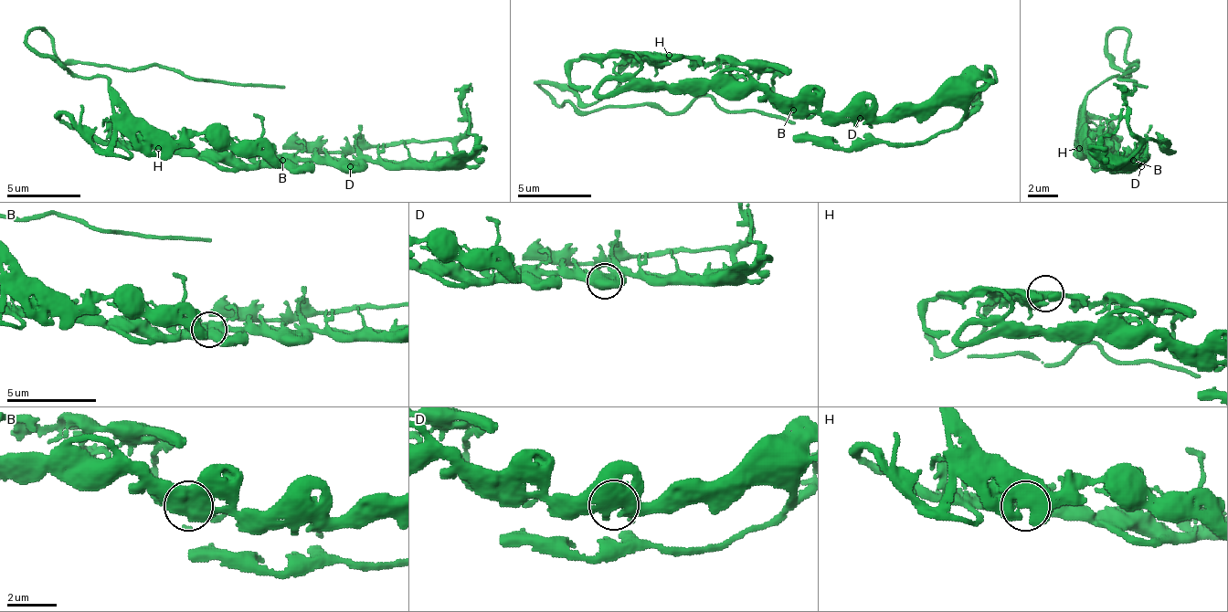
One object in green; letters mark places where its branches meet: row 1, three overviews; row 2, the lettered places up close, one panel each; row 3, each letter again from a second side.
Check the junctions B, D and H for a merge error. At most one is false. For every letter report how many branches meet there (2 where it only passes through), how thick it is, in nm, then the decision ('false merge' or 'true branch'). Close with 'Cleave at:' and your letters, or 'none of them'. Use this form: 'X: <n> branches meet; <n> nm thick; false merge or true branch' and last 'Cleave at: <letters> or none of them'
B: 3 branches meet; 500 nm thick; true branch
D: 3 branches meet; 500 nm thick; true branch
H: 3 branches meet; 550 nm thick; true branch
Cleave at: none of them

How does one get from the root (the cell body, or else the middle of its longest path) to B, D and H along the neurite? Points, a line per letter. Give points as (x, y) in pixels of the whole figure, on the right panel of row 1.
B: (1097, 137), (1116, 159), (1119, 155), (1134, 159)
D: (1097, 137), (1116, 163), (1138, 163), (1141, 166)
H: (1097, 137), (1086, 130), (1086, 137), (1079, 148)

